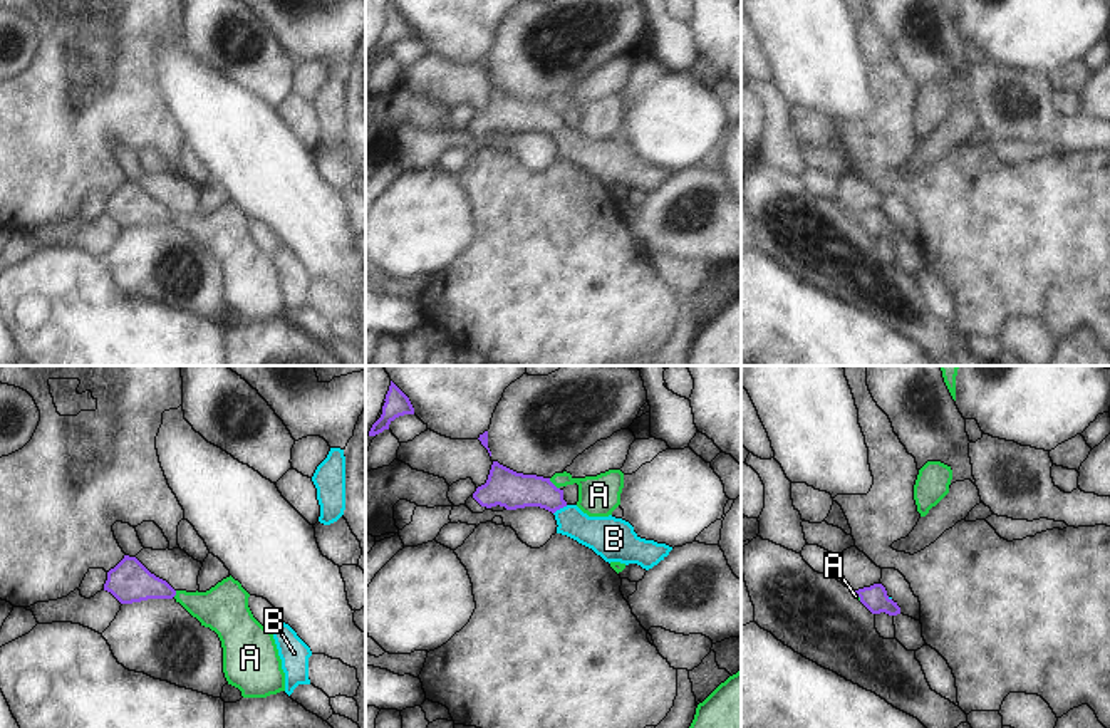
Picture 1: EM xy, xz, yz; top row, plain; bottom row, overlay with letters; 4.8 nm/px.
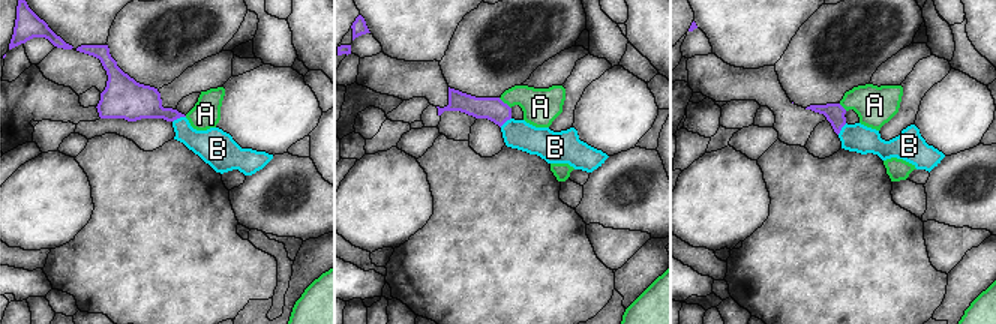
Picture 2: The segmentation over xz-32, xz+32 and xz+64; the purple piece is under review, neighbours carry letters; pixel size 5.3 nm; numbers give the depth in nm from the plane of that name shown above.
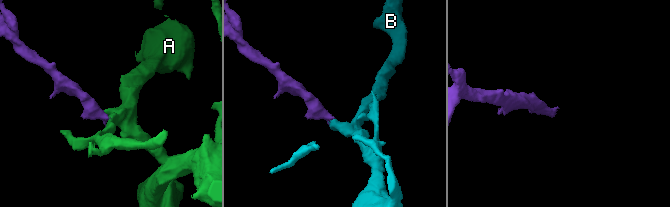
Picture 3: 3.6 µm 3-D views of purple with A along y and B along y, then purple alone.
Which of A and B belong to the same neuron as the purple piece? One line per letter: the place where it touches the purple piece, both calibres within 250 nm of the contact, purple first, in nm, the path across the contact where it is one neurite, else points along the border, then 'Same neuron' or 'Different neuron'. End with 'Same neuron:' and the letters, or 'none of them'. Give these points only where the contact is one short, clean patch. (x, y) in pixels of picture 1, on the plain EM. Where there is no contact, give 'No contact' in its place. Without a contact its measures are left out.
A: Touches purple at xz (552, 108). Thickness 180 nm (purple) against 190 nm. Boundary: xz (549, 103), (559, 113). Different neuron
B: Touches purple at xz (560, 131). Thickness 180 nm (purple) against 180 nm. Path across: xz (512, 114), (542, 116), (560, 131), (586, 155), (604, 160). Same neuron
Same neuron: B

